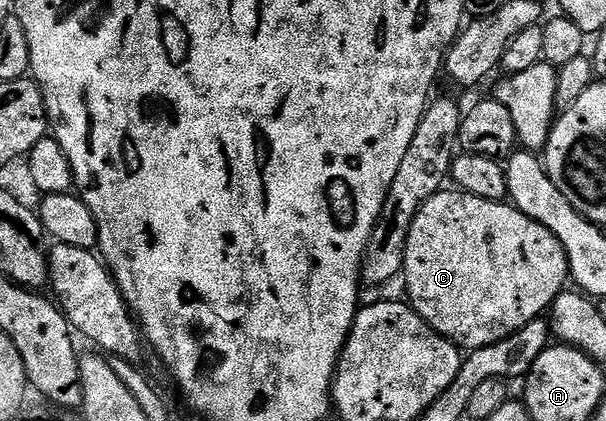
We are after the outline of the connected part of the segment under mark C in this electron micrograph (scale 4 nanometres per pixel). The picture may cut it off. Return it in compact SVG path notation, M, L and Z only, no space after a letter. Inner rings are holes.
M444 190L438 192L433 198L429 198L429 202L425 202L425 206L421 206L421 210L417 210L417 218L413 218L413 226L409 226L409 238L405 246L405 262L403 263L401 280L407 283L408 297L406 296L406 299L414 308L415 313L429 327L435 328L445 339L453 341L460 349L474 350L493 346L493 342L501 342L501 338L509 338L509 334L521 330L521 326L540 319L555 303L555 299L568 287L569 273L567 271L567 255L561 242L557 242L555 235L549 230L545 230L545 226L541 226L541 222L521 214L521 210L516 208L514 204L502 200L477 198L468 192Z

